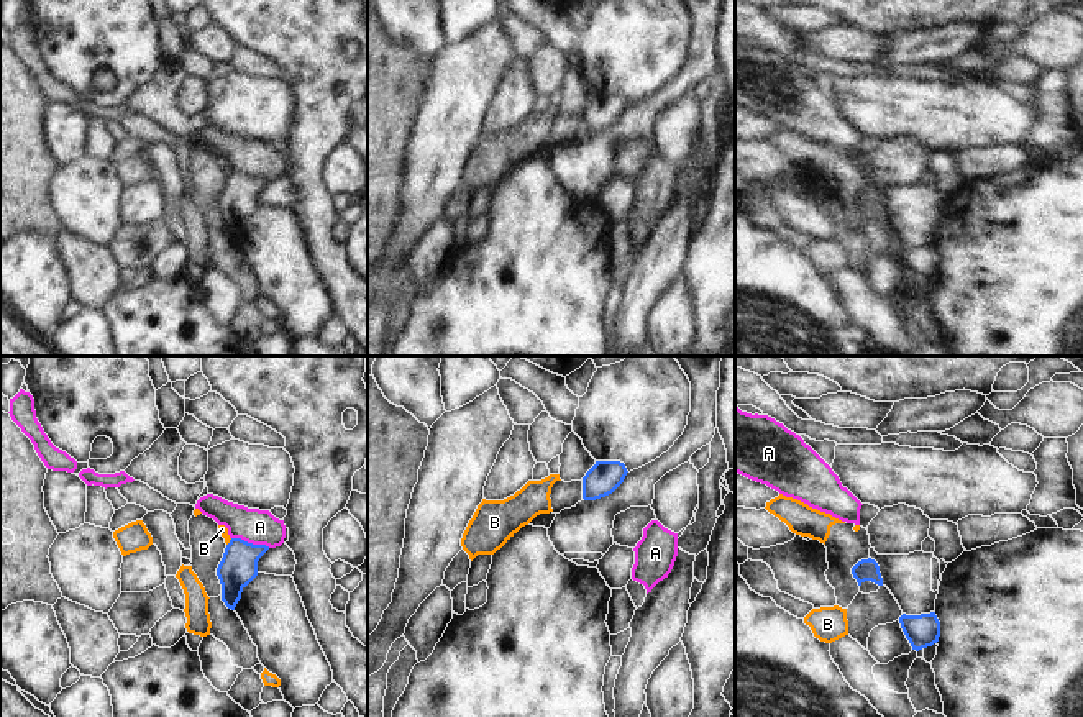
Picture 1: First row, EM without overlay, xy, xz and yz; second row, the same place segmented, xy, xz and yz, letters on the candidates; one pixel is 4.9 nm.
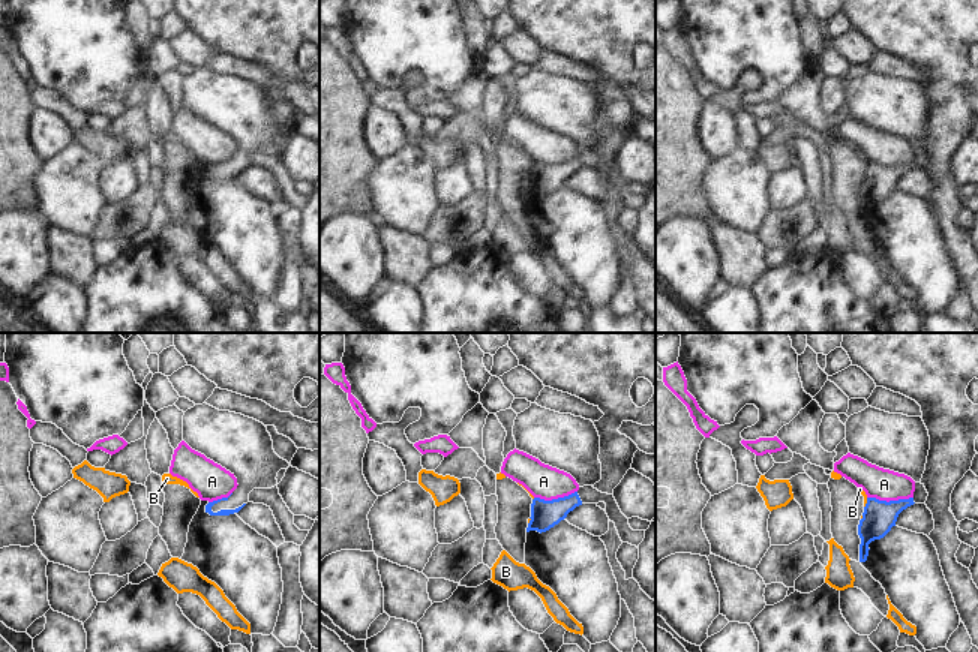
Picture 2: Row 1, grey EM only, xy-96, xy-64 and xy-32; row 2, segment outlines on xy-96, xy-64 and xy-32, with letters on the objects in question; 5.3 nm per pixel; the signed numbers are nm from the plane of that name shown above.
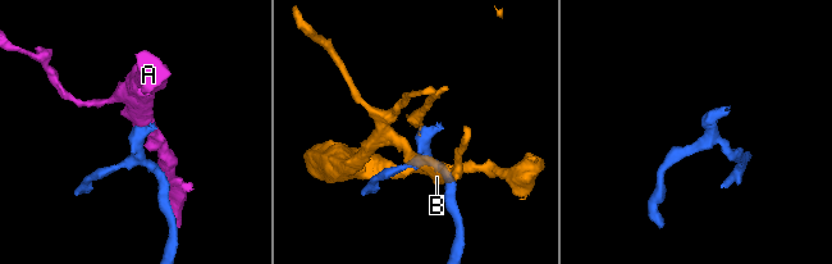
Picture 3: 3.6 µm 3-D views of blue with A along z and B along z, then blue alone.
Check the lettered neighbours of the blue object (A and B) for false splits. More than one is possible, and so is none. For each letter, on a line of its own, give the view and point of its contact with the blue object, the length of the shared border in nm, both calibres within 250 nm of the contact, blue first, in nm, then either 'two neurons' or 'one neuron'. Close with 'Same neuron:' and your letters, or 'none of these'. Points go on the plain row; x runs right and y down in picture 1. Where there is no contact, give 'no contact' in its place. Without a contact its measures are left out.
A: xy (251, 176) | 200 nm | 190/180 nm | two neurons
B: xy (230, 174) | 50 nm | 190/50 nm | two neurons
Same neuron: none of these

